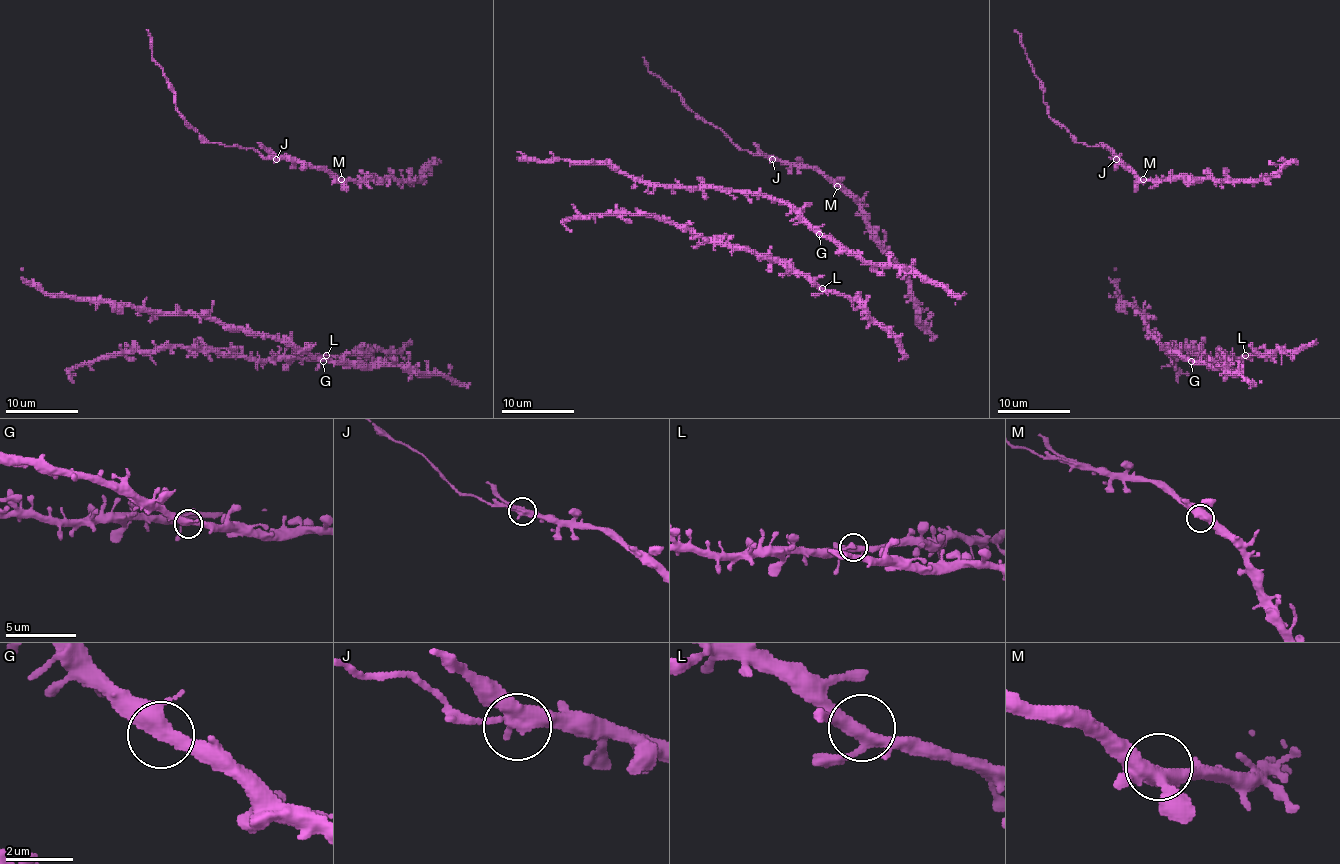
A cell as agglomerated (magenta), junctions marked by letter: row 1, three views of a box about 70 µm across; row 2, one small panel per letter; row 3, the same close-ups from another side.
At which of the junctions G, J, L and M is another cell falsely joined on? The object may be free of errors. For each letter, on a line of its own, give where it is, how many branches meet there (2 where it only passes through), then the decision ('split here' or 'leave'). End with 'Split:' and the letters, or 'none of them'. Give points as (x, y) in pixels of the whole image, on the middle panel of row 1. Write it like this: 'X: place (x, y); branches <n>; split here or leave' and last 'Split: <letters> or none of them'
G: place (819, 234); branches 3; leave
J: place (772, 159); branches 3; split here
L: place (822, 288); branches 3; leave
M: place (837, 186); branches 3; leave
Split: J

